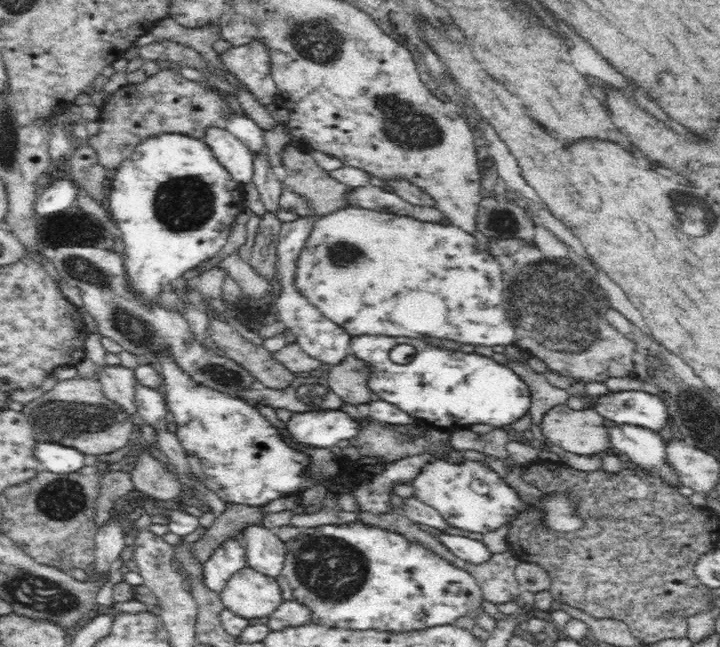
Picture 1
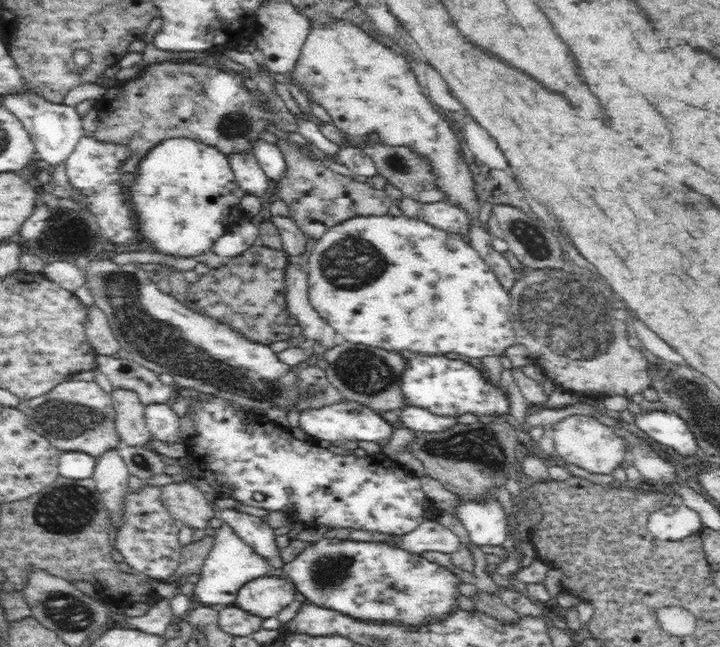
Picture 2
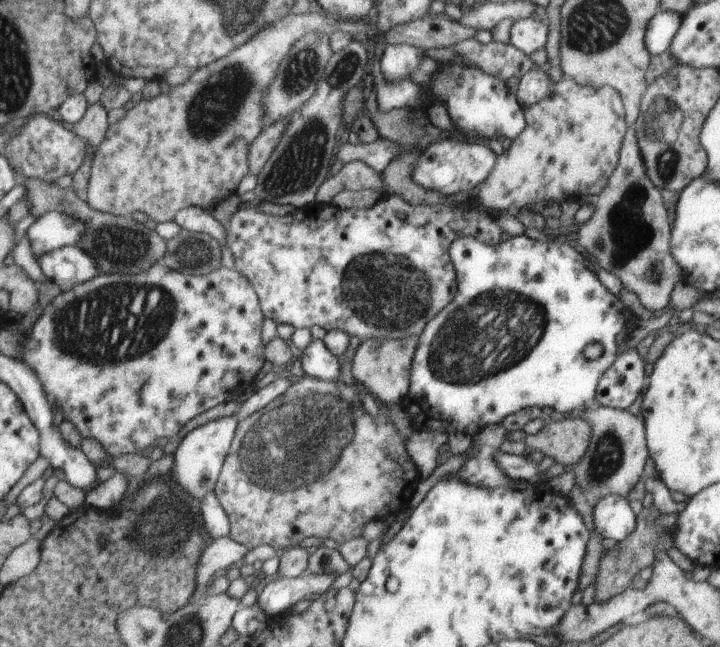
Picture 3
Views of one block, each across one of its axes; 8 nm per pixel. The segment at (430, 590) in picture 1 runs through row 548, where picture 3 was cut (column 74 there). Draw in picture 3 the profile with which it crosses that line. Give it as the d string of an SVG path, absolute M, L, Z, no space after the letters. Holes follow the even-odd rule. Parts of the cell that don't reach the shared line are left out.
M157 262L147 272L137 272L133 276L129 276L129 274L99 274L91 282L79 284L77 288L73 288L69 292L61 292L43 310L41 318L35 322L33 330L27 334L27 340L23 342L23 356L17 360L25 362L27 366L31 366L37 372L43 388L47 392L49 402L63 412L63 420L73 422L81 430L85 440L89 440L89 438L99 440L103 444L103 450L111 458L123 456L123 454L137 454L137 452L143 454L143 450L153 446L153 442L157 438L173 438L179 432L179 428L185 422L189 422L191 418L195 418L197 414L217 406L219 402L231 402L233 398L241 398L249 390L251 378L263 366L261 324L263 324L263 312L261 312L257 292L249 284L249 280L245 276L241 276L237 270L229 270L229 268L221 266L207 276L183 276L181 272L165 268Z

